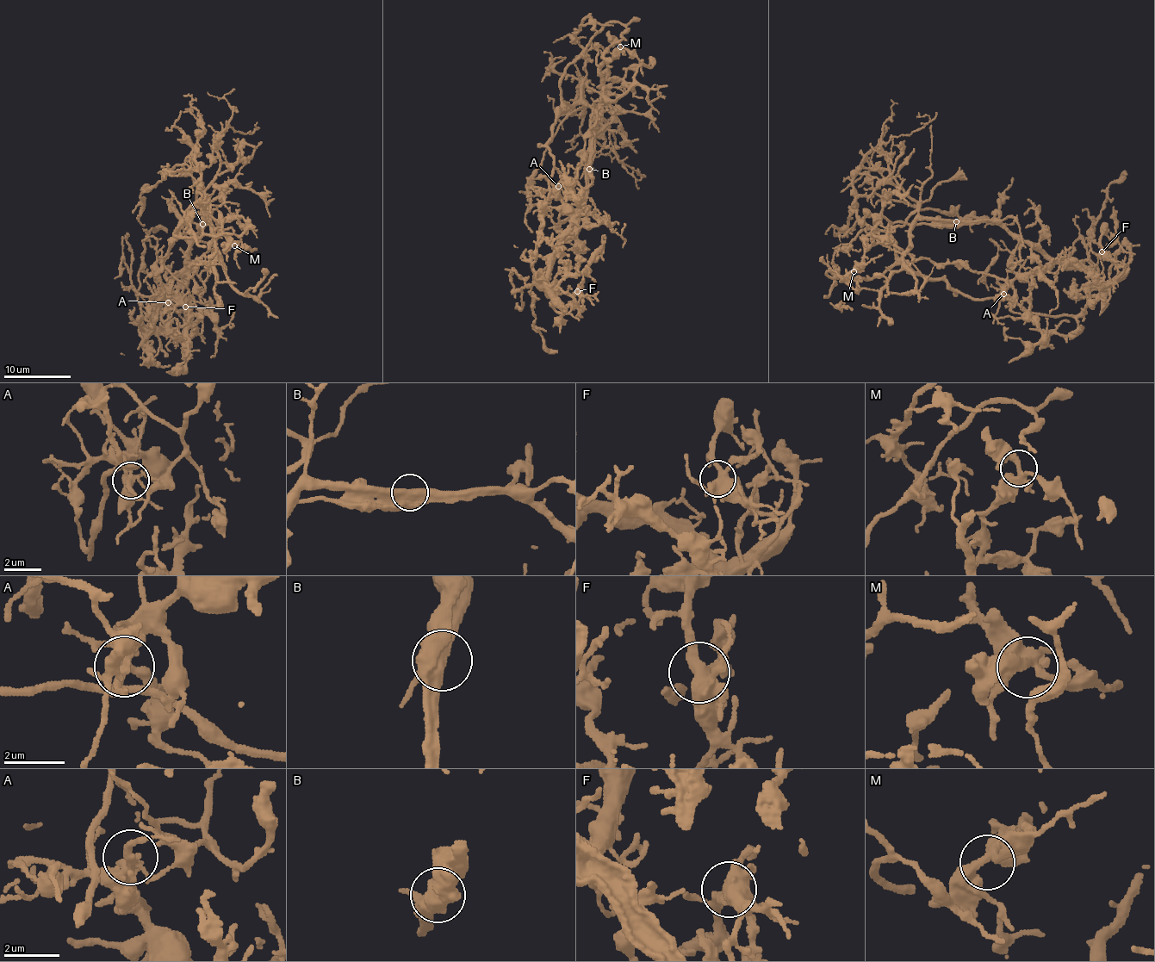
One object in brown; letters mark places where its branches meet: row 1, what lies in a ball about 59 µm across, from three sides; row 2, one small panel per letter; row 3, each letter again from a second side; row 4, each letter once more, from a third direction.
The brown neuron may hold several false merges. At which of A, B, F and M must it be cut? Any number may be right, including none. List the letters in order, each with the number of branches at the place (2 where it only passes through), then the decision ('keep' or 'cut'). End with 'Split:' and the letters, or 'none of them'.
A: 4 | cut
B: 3 | cut
F: 5 | keep
M: 4 | keep
Split: A, B

